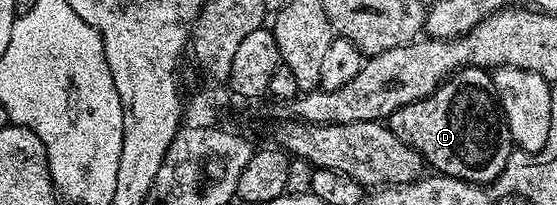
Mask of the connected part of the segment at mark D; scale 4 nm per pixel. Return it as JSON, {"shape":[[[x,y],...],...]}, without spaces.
{"shape":[[[463,67],[454,71],[441,86],[436,87],[426,99],[415,101],[411,105],[403,105],[403,109],[395,109],[387,120],[389,130],[399,137],[399,141],[409,144],[426,164],[433,166],[434,172],[450,175],[468,183],[489,183],[507,165],[509,155],[515,150],[515,144],[505,116],[501,113],[501,104],[497,101],[497,90],[493,84],[493,76],[484,67]]]}

